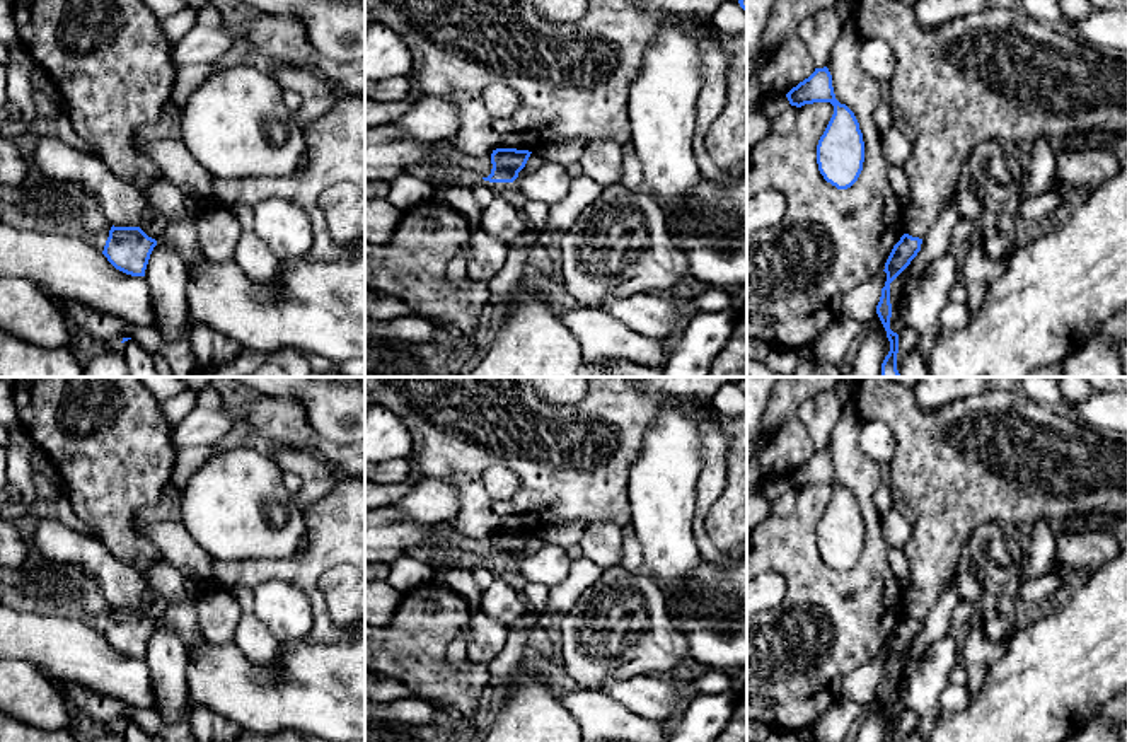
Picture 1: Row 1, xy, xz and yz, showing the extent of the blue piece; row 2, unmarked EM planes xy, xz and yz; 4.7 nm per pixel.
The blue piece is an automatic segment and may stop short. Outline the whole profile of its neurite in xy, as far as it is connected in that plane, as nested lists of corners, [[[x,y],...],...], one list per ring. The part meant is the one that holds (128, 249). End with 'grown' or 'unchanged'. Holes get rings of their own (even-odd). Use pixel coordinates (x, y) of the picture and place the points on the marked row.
[[[111,227],[102,254],[119,271],[145,276],[157,241],[140,227]]] | unchanged

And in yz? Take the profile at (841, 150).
[[[815,68],[786,97],[796,107],[813,102],[834,106],[834,114],[817,145],[817,164],[827,183],[837,189],[851,188],[863,171],[864,142],[854,113],[835,99],[829,68]]] | unchanged

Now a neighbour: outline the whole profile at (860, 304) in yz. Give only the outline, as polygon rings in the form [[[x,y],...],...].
[[[887,273],[873,276],[871,280],[849,290],[842,300],[841,314],[859,322],[868,322],[876,314],[876,305],[885,287]]]

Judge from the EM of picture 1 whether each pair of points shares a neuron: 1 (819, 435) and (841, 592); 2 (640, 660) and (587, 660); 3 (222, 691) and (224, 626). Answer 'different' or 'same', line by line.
1: different
2: same
3: different

